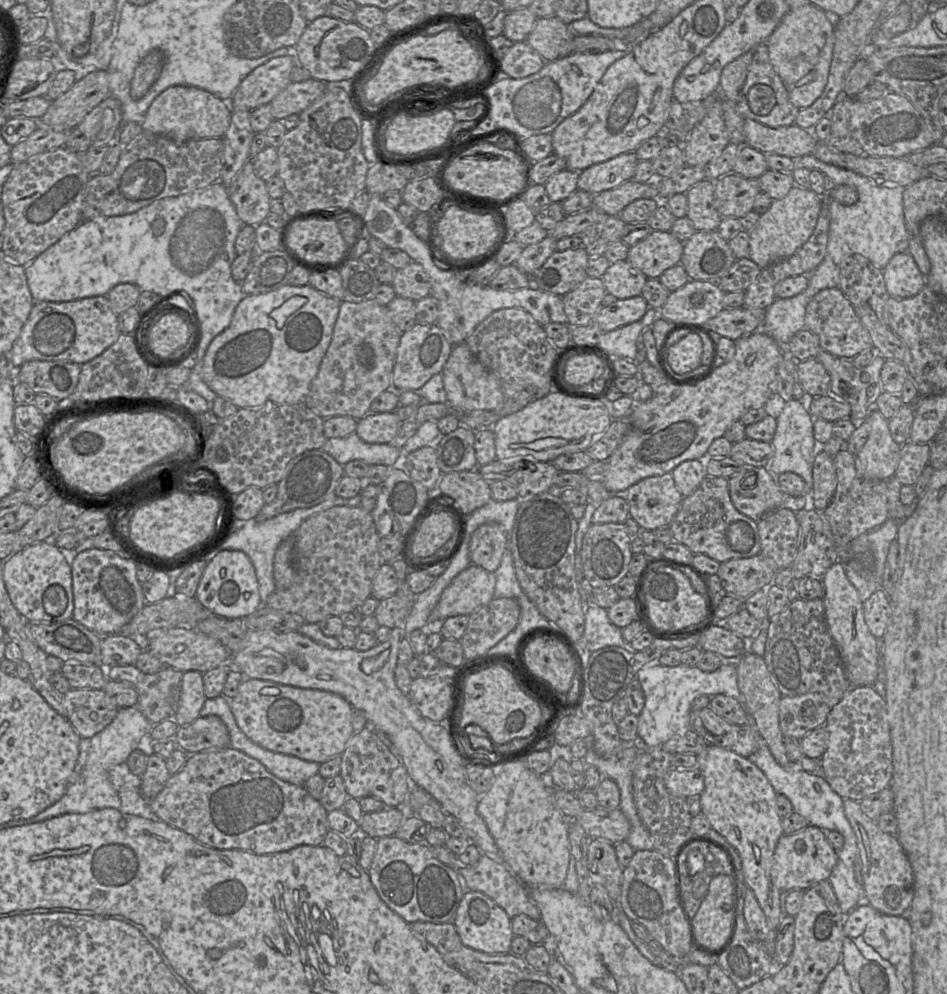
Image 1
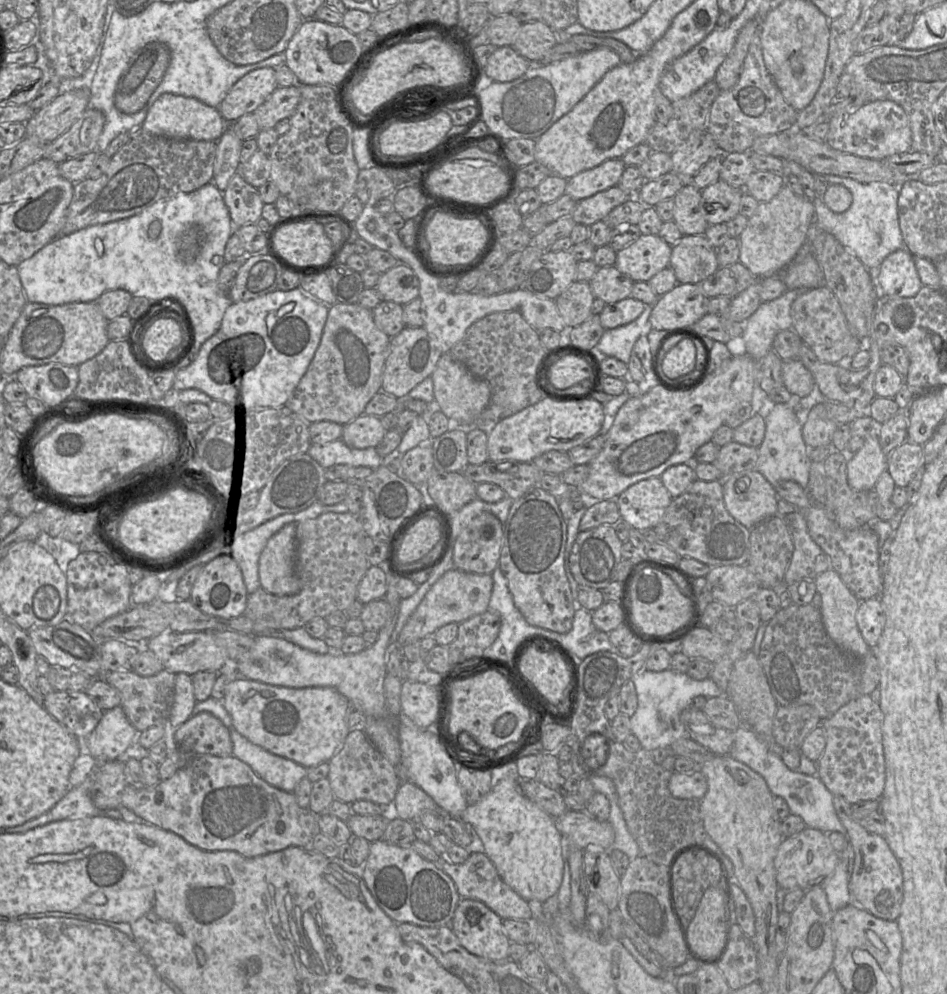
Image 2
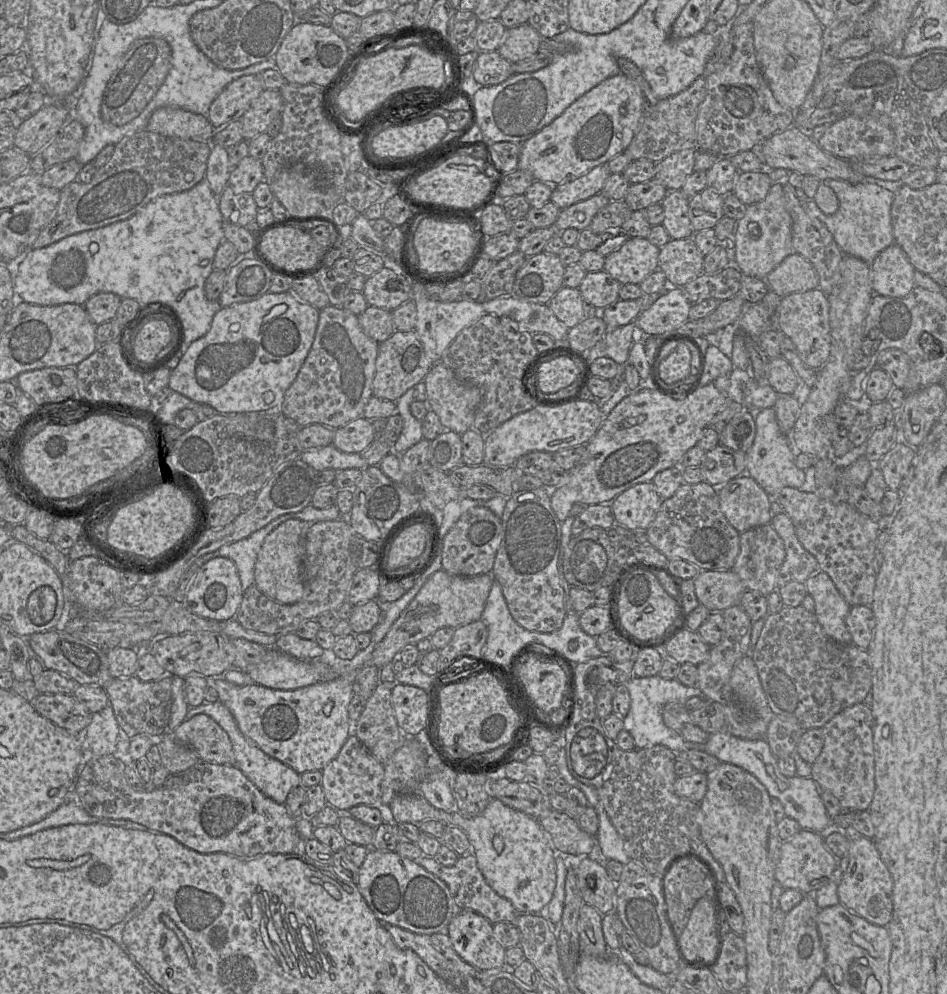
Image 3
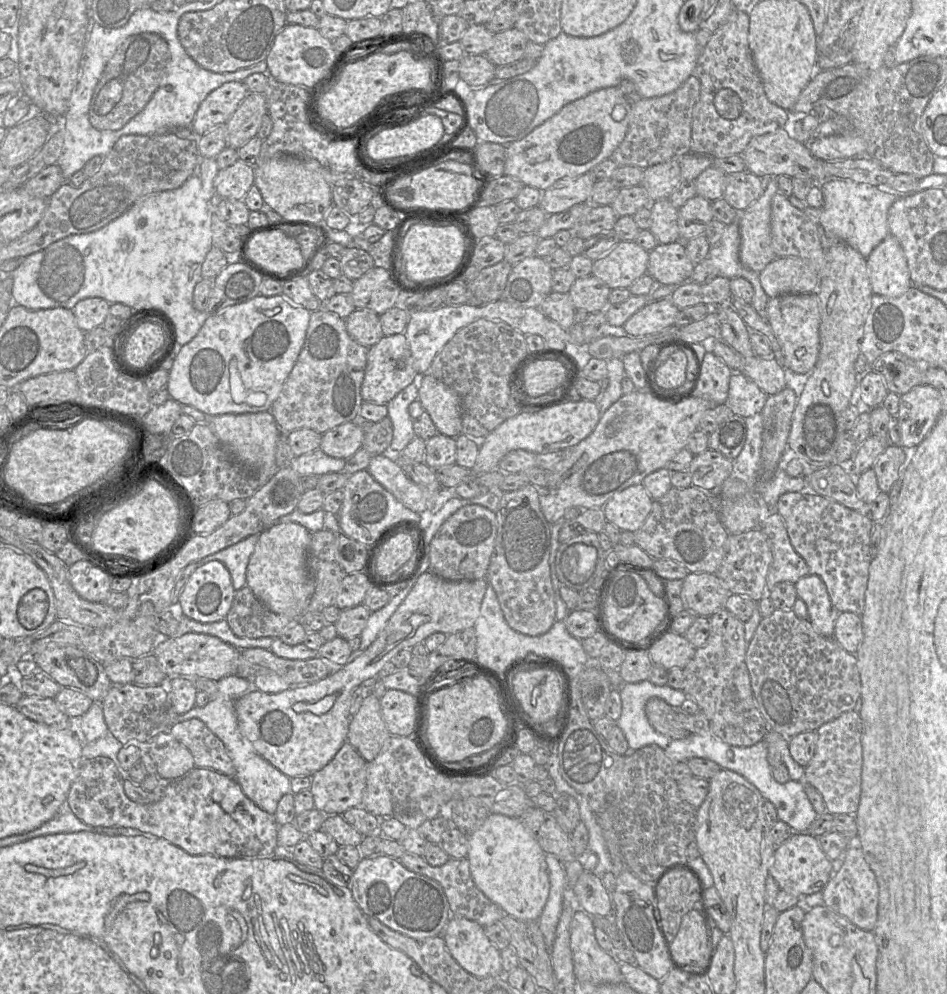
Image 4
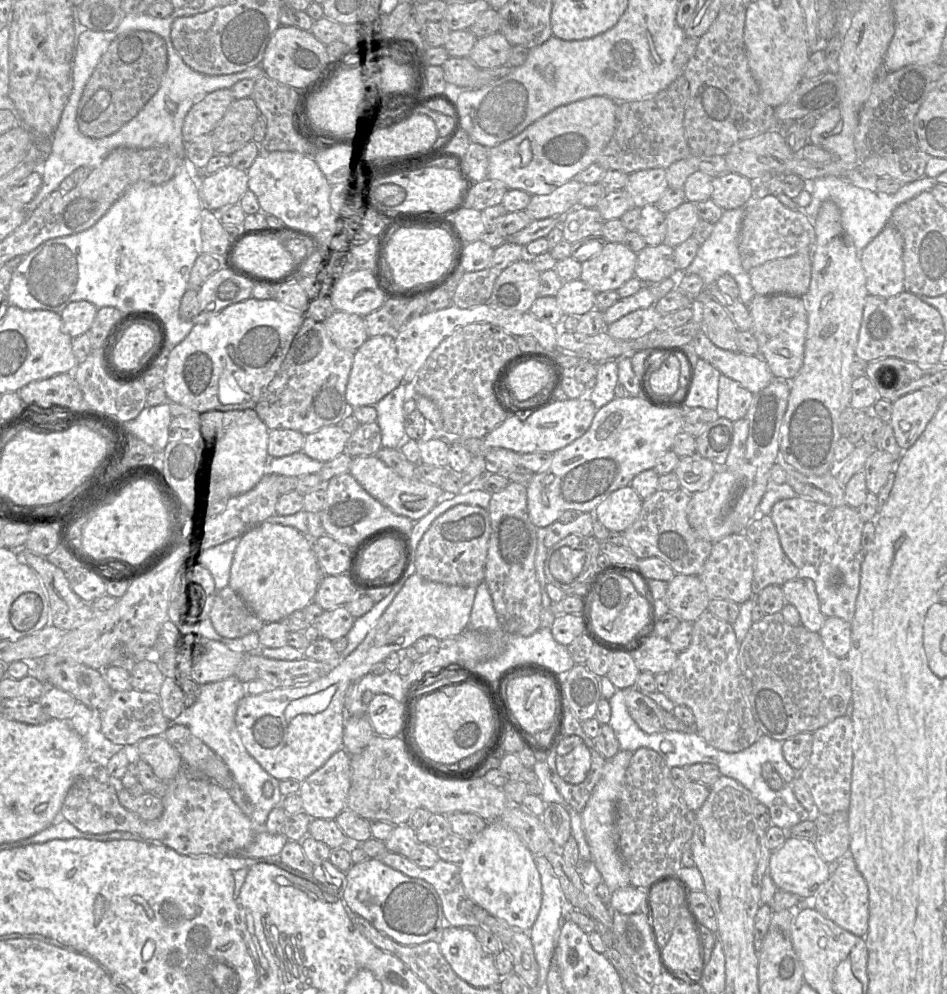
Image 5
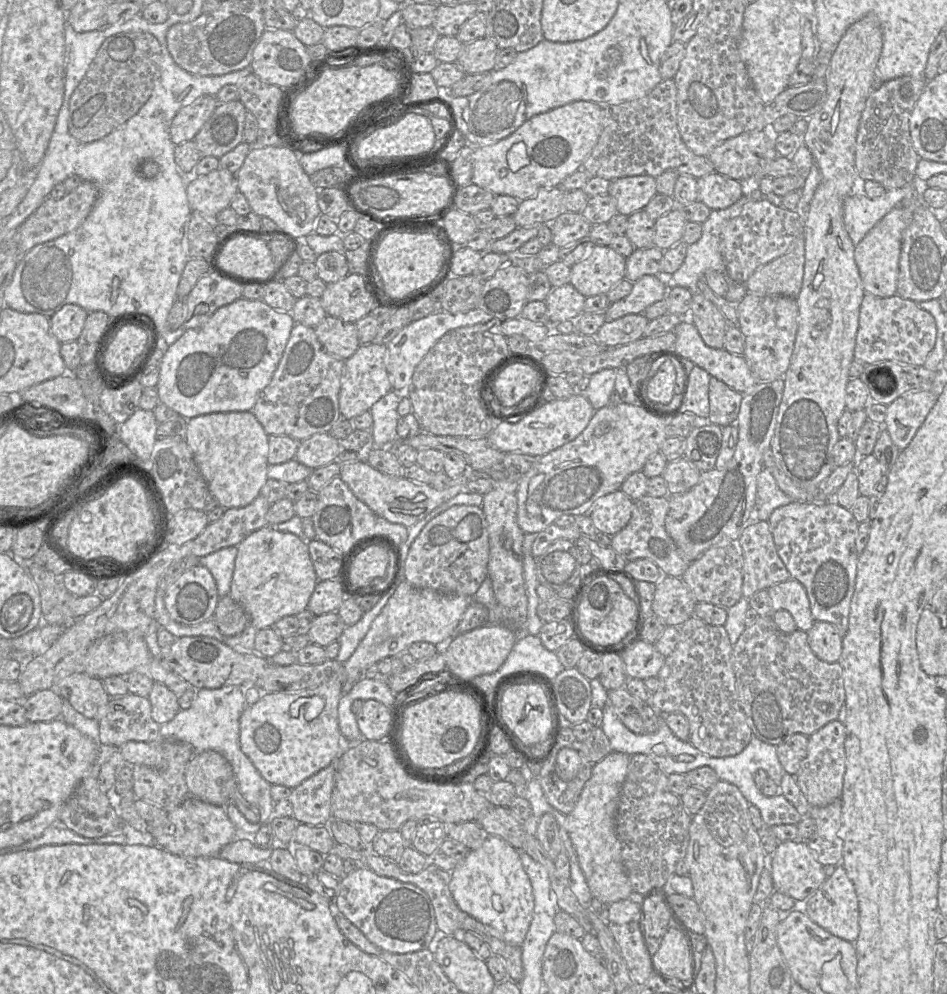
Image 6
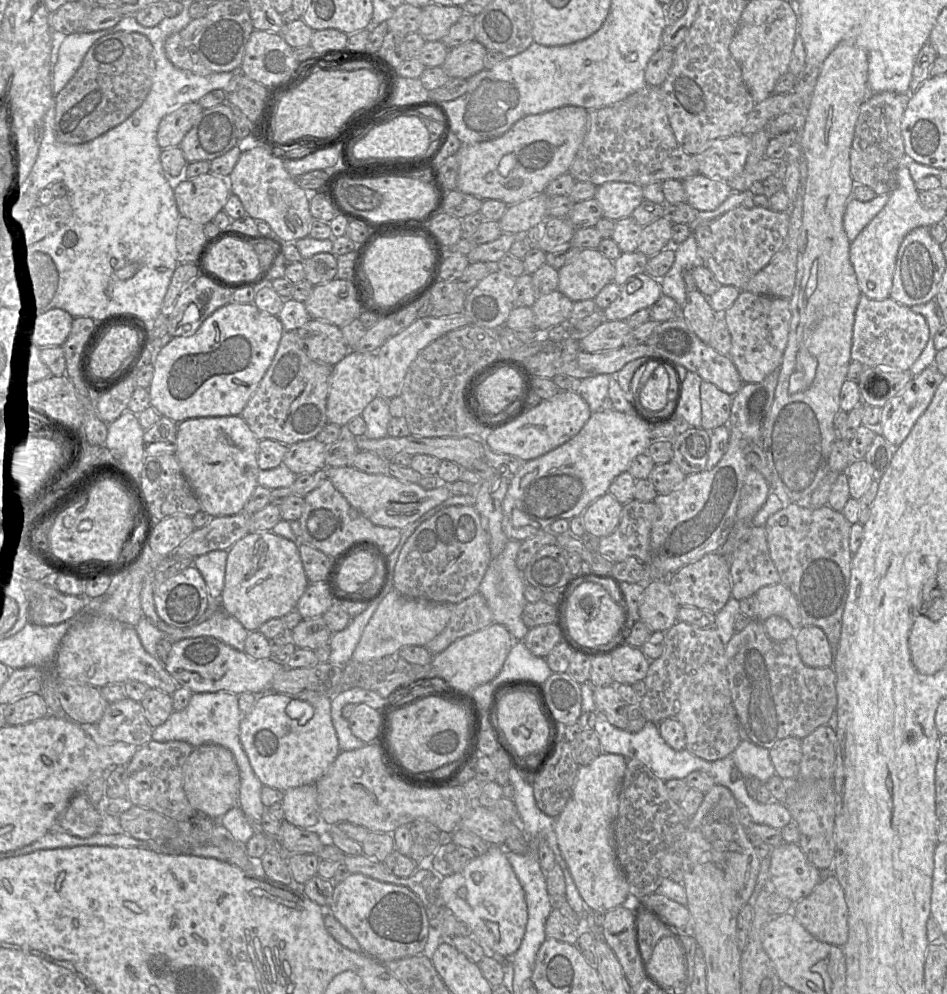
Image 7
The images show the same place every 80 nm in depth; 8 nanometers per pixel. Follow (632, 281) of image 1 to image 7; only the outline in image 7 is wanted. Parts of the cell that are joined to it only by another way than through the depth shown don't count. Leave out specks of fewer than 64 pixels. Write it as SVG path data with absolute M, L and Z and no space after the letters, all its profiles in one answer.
M559 290L540 295L531 306L535 318L535 328L548 330L566 322L573 309L574 302Z

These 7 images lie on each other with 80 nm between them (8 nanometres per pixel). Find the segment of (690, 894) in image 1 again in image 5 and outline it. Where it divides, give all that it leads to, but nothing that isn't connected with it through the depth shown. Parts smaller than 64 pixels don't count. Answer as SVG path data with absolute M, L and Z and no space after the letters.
M677 877L662 879L648 889L648 919L660 950L667 944L680 920L692 917L687 903L688 893Z

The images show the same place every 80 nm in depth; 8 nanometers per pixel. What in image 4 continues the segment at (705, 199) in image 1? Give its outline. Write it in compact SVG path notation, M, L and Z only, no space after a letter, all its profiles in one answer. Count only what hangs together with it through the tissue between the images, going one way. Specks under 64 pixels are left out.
M668 198L650 203L652 224L649 228L658 244L680 241L678 227L678 208L674 207Z

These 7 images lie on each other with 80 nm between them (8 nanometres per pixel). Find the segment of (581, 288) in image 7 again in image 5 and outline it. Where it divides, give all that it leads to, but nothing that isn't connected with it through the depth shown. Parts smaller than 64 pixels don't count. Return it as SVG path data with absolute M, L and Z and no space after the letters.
M606 243L590 260L581 263L580 280L596 293L616 290L635 276L637 253L623 243Z

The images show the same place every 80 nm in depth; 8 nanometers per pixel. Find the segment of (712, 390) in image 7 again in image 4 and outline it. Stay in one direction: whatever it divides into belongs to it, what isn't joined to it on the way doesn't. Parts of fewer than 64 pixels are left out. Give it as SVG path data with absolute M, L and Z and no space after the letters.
M733 373L729 380L725 404L733 414L748 417L762 411L767 397L768 394L755 382L741 373Z

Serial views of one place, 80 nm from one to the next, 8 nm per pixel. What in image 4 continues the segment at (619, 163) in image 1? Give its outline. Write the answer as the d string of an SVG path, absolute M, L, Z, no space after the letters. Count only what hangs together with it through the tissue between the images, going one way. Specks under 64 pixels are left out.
M590 171L572 179L559 182L542 191L538 206L548 215L556 214L570 207L588 202L596 178Z

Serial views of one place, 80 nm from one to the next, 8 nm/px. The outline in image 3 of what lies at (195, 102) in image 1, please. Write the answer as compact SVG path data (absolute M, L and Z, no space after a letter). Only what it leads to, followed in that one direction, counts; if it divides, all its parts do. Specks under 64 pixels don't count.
M175 107L156 109L146 130L167 137L202 141L211 141L215 132L207 116Z

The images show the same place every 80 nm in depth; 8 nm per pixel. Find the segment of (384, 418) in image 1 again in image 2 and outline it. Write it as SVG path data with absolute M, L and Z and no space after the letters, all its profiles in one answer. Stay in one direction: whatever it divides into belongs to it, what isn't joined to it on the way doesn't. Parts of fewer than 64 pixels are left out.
M363 414L343 425L341 439L351 448L366 449L376 447L386 432L380 417Z

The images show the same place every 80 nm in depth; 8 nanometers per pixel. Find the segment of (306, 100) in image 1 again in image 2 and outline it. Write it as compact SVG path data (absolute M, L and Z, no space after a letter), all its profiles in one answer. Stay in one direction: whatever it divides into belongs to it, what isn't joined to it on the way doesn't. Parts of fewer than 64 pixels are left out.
M300 85L277 87L275 91L252 113L260 130L274 128L284 118L290 118L301 97Z

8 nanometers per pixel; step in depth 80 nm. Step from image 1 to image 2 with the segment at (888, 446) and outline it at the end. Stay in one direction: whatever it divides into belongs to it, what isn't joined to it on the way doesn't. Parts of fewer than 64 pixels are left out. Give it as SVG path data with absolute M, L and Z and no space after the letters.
M872 419L865 443L847 463L847 481L856 491L873 490L880 475L887 470L887 456L879 442L881 425Z

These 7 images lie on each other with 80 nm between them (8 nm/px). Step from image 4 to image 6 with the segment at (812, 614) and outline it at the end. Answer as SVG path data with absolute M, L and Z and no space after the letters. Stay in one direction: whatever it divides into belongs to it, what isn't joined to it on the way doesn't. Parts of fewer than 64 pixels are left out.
M789 579L767 588L772 601L773 612L788 611L797 629L807 632L815 620L811 614L810 603L804 586L795 579Z

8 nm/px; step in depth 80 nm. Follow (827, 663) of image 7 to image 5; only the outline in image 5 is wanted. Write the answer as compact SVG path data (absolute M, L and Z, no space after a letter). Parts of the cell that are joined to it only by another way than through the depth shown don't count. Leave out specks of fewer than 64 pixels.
M828 617L818 633L831 654L838 658L847 655L851 647L851 622L839 617Z

